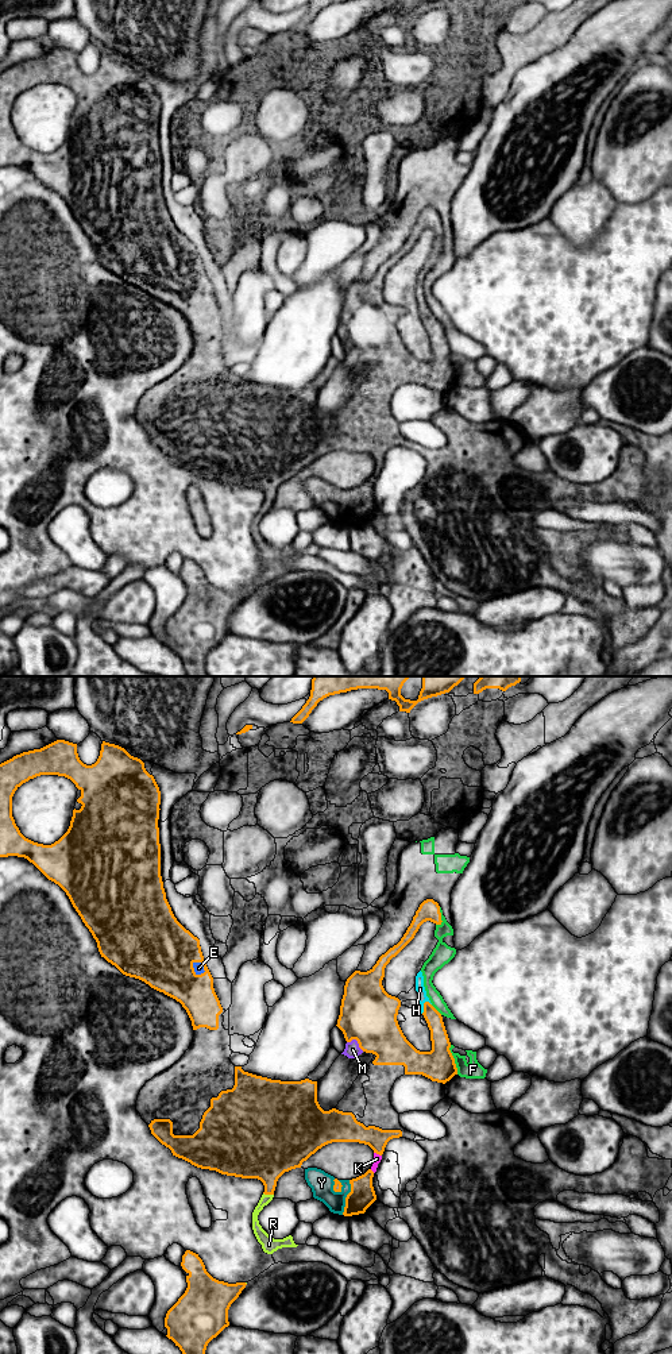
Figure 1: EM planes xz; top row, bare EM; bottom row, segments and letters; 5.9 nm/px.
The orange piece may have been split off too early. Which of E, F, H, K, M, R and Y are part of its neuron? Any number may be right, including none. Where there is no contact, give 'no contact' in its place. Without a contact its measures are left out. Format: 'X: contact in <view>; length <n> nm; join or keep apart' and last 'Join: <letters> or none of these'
E: contact in xz; length 100 nm; join
F: contact in xz; length 180 nm; keep apart
H: contact in xz; length 90 nm; join
K: contact in xz; length 50 nm; join
M: contact in xz; length 120 nm; join
R: contact in xz; length 70 nm; join
Y: contact in xz; length 220 nm; join
Join: E, H, K, M, R, Y

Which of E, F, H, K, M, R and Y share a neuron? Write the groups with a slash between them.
E H K M R Y / F

